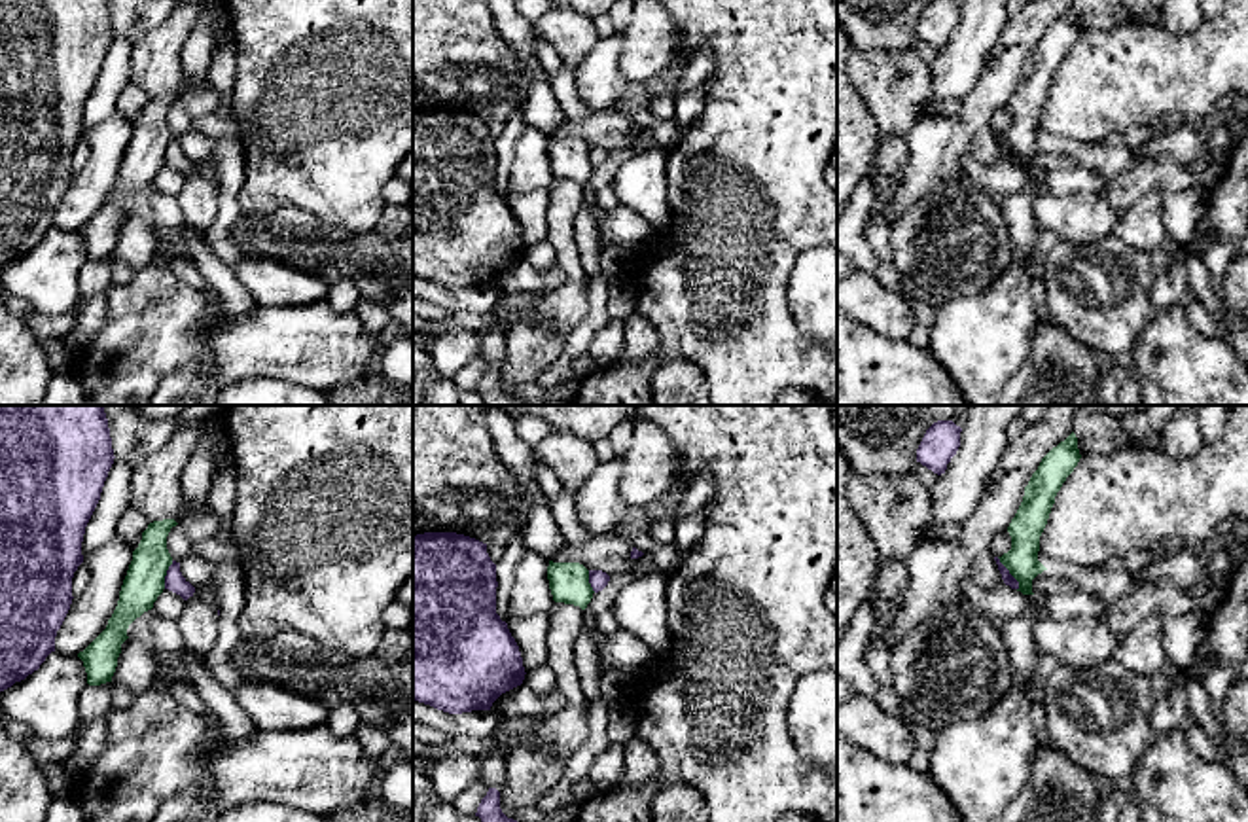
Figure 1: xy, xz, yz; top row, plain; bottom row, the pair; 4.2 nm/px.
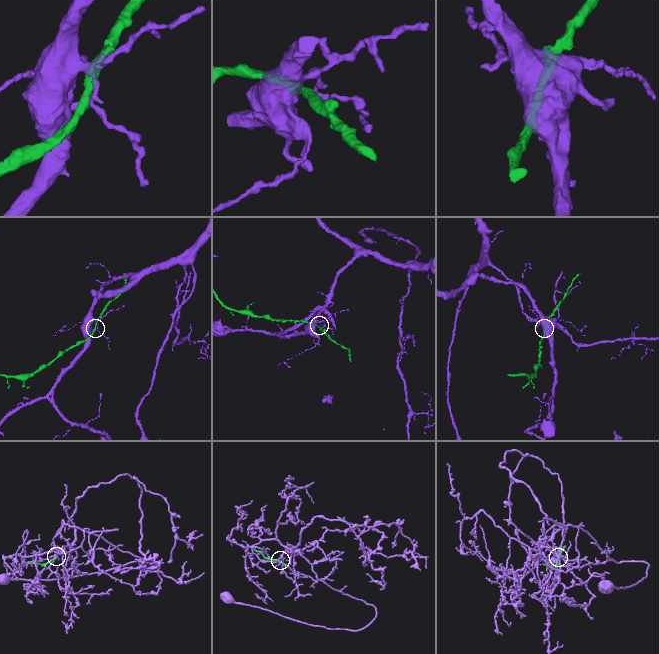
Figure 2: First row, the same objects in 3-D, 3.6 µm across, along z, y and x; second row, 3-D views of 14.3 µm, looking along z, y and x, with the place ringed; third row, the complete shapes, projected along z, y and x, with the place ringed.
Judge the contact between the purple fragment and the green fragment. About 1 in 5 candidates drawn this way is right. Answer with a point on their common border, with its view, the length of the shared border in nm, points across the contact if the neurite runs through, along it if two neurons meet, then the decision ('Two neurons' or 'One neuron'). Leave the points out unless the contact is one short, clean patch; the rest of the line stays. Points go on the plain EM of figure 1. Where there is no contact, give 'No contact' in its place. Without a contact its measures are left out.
Touches purple at yz (1010, 150). Shared border 170 nm. Boundary: yz (997, 133), (1017, 158), (1017, 165). Two neurons

